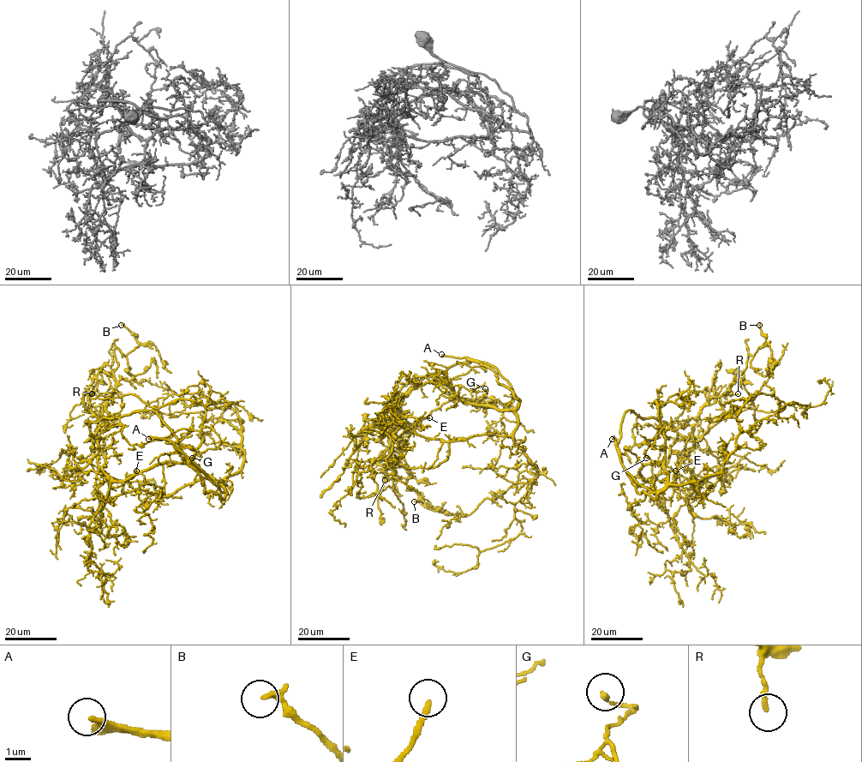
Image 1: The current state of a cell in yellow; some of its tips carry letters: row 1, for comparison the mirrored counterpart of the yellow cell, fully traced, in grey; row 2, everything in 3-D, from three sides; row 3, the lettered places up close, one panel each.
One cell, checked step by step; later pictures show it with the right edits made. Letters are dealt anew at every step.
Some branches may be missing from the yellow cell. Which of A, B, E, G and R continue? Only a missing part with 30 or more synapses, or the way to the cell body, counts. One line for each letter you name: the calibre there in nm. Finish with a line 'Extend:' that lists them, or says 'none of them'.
A: 240 nm
Extend: A

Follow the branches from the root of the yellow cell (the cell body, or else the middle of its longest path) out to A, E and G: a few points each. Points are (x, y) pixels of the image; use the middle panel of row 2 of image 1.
A: (493, 406), (512, 409), (518, 403), (511, 385), (499, 372), (486, 362), (441, 354)
E: (493, 406), (485, 406), (516, 415), (517, 427), (509, 435), (427, 438), (416, 433), (415, 421), (429, 417)
G: (493, 406), (477, 404), (479, 397), (487, 391), (485, 388)

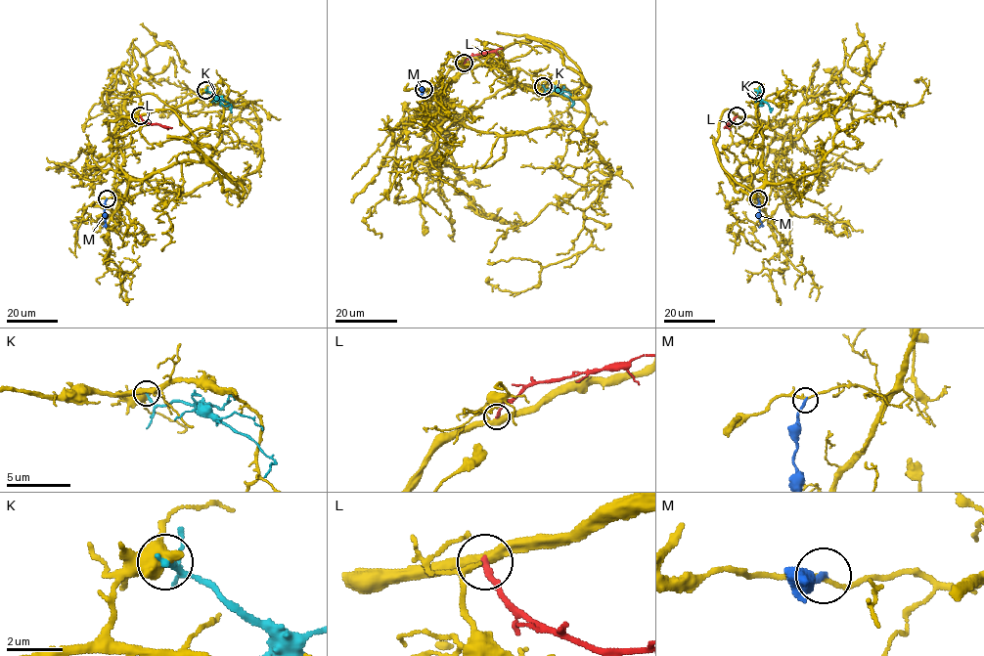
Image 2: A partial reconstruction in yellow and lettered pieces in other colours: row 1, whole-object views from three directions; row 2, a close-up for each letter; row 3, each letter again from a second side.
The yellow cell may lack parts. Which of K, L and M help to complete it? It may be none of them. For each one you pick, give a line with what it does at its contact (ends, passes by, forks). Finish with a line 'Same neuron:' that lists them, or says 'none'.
Same neuron: none

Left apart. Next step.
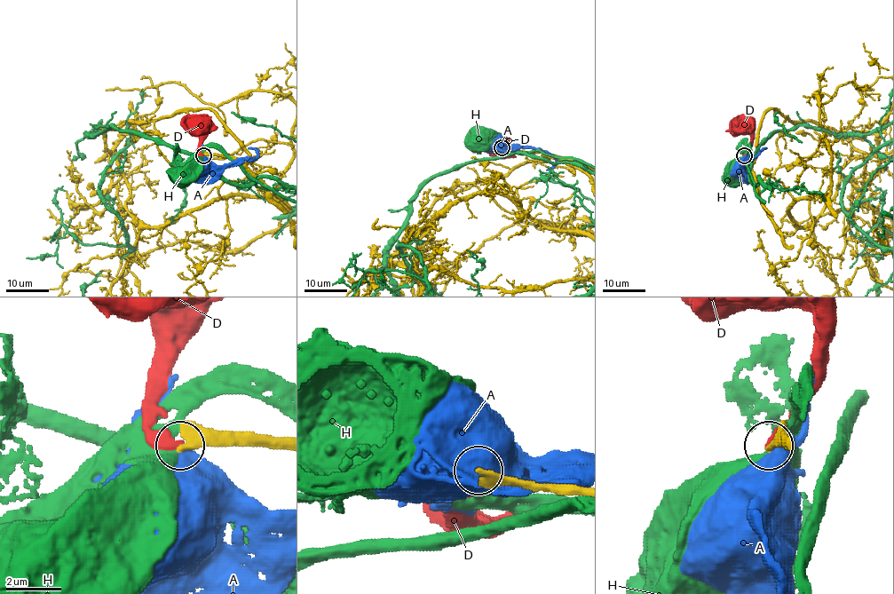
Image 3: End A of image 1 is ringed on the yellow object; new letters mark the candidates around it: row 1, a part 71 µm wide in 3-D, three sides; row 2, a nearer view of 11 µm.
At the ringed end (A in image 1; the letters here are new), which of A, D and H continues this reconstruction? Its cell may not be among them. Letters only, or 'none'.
D

